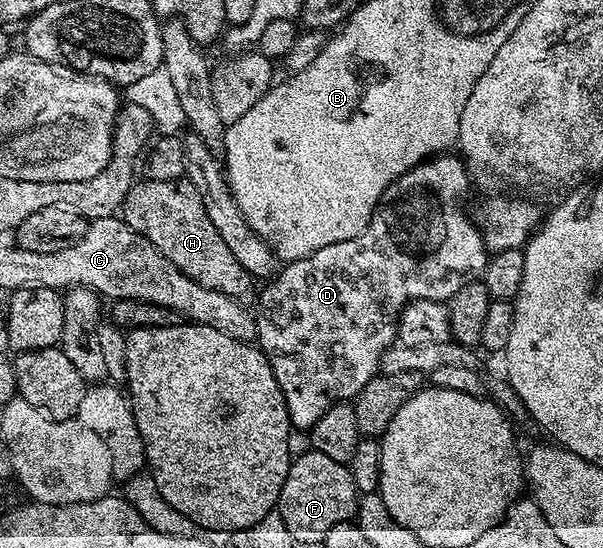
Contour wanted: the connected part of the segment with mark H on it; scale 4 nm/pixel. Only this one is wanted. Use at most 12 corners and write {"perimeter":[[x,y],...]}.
{"perimeter":[[135,180],[120,216],[196,283],[250,307],[256,281],[191,181]]}

